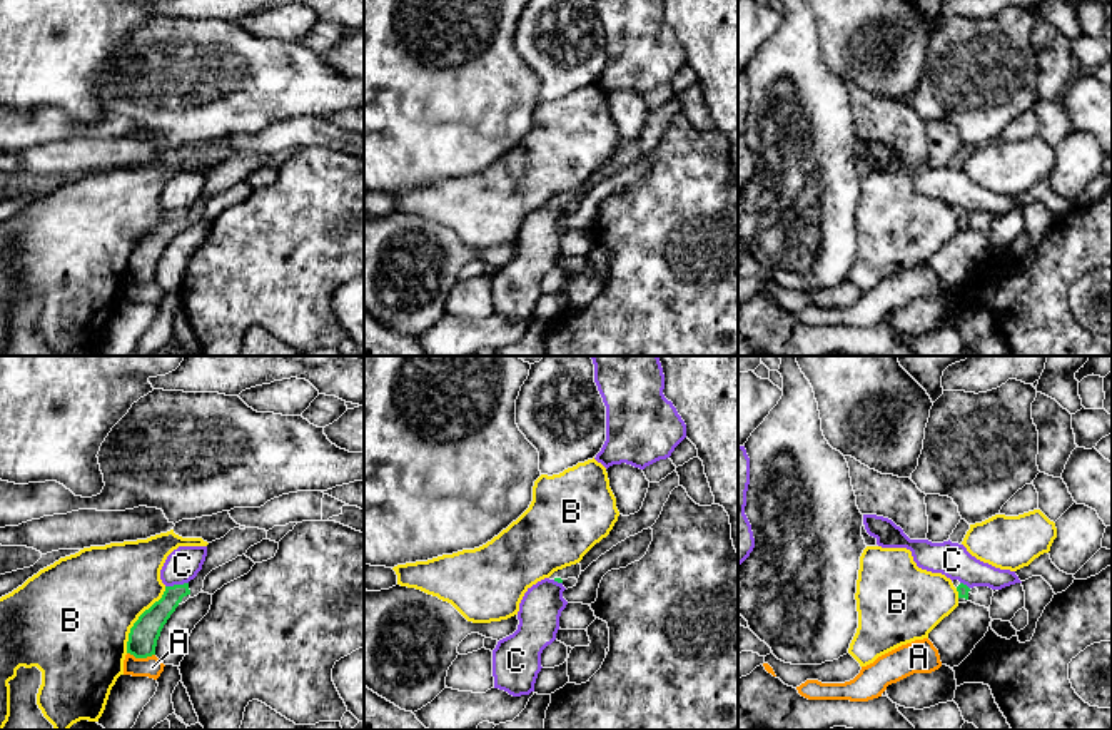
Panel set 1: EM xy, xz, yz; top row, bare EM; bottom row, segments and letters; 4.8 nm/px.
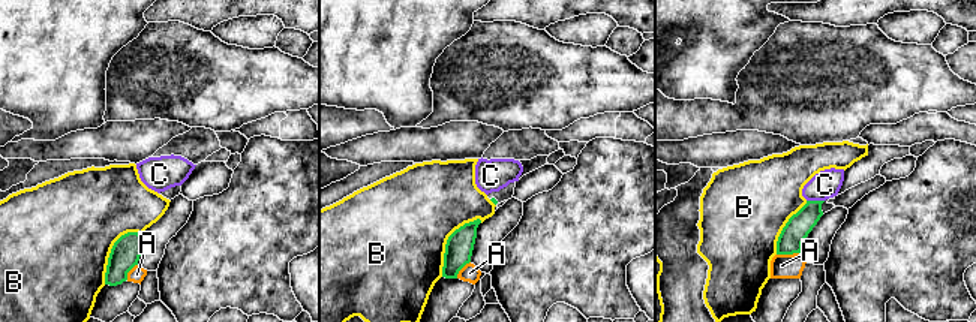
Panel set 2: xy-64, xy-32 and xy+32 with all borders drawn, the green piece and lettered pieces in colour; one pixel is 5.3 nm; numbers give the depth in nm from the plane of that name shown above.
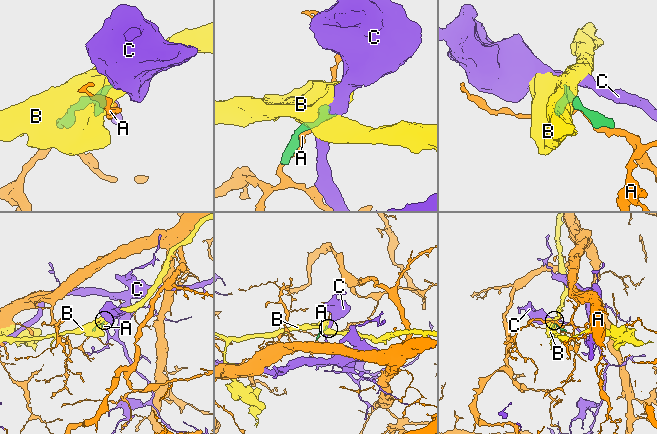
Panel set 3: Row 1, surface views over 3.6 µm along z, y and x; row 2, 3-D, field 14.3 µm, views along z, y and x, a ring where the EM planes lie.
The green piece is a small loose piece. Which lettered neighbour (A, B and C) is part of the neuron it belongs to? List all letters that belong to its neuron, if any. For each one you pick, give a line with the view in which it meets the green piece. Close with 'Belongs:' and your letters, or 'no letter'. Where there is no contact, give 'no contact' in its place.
Belongs: no letter

